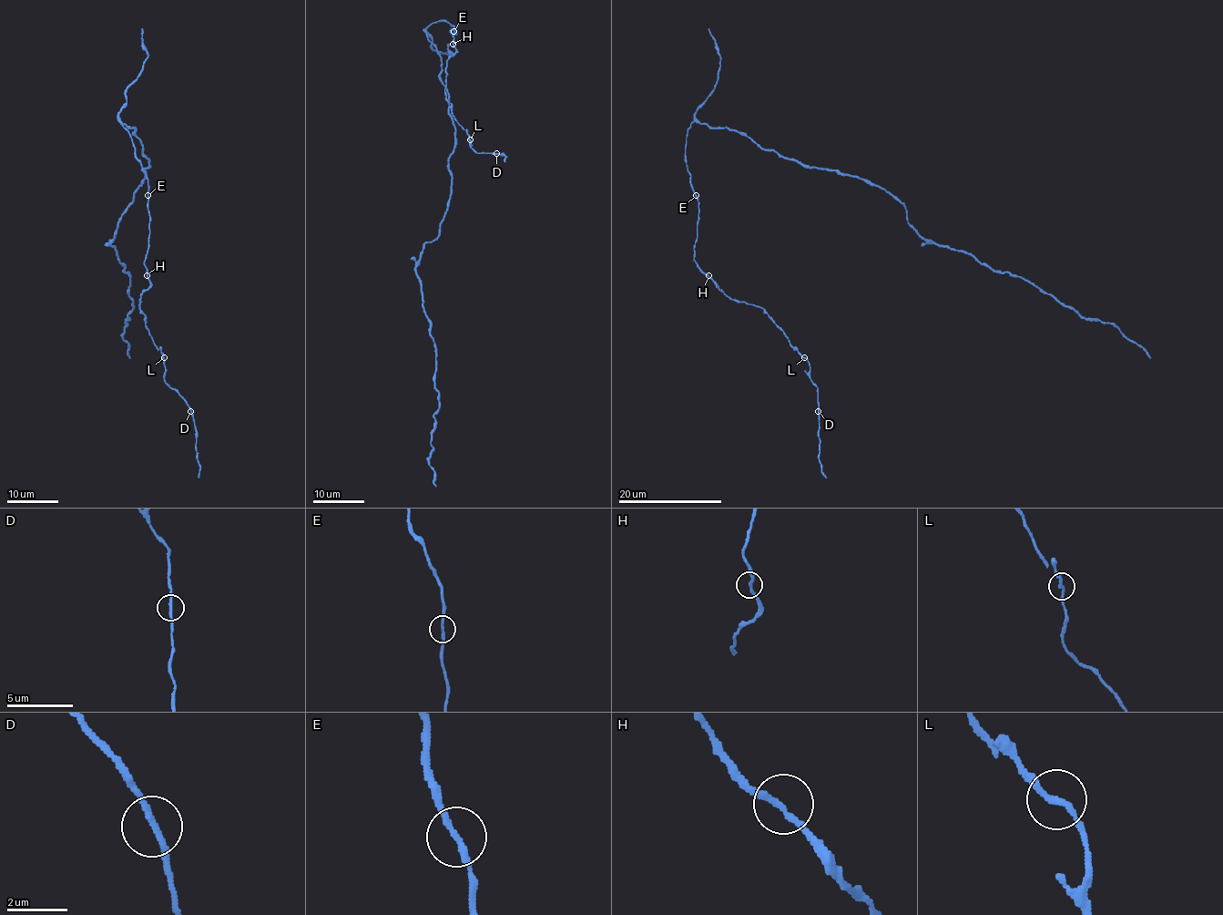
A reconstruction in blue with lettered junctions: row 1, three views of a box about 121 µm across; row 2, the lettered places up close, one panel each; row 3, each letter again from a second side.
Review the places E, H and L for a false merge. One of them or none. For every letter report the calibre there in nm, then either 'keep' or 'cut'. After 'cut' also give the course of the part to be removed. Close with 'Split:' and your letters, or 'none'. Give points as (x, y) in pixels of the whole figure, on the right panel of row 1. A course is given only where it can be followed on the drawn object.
E: calibre 200 nm; keep
H: calibre 200 nm; keep
L: calibre 200 nm; keep
Split: none

